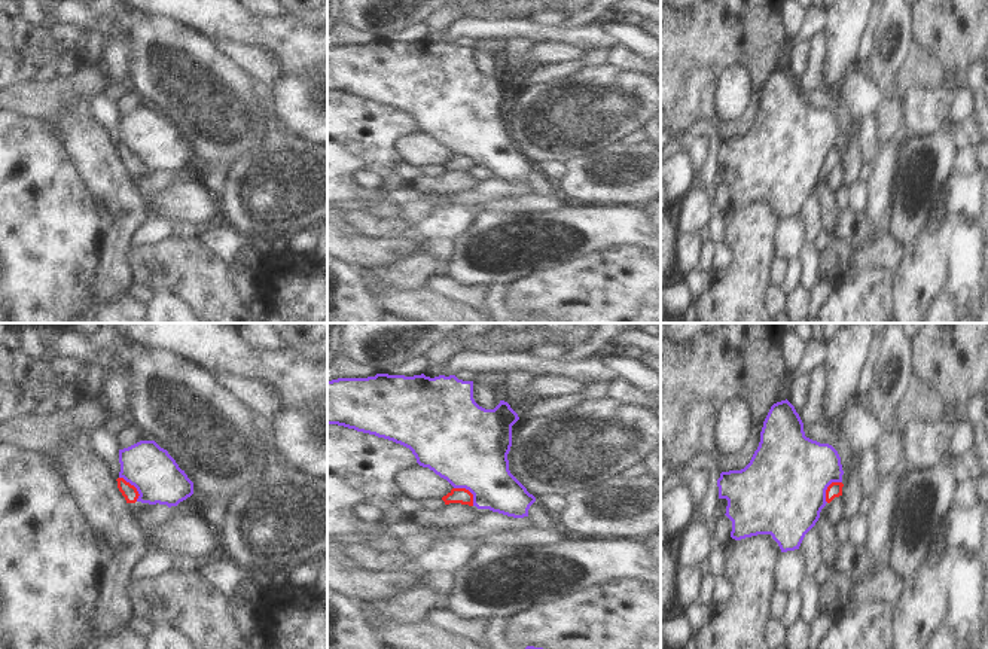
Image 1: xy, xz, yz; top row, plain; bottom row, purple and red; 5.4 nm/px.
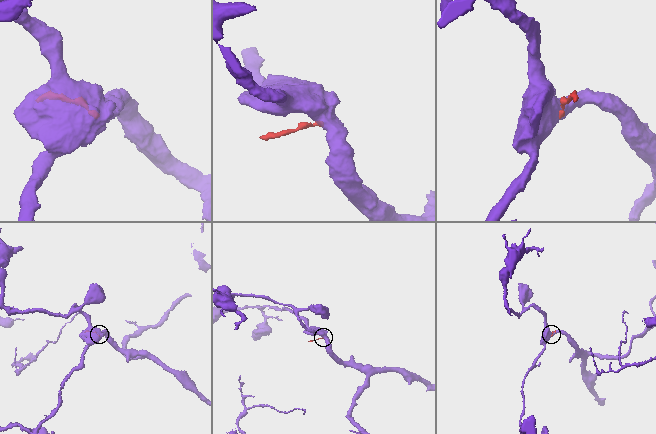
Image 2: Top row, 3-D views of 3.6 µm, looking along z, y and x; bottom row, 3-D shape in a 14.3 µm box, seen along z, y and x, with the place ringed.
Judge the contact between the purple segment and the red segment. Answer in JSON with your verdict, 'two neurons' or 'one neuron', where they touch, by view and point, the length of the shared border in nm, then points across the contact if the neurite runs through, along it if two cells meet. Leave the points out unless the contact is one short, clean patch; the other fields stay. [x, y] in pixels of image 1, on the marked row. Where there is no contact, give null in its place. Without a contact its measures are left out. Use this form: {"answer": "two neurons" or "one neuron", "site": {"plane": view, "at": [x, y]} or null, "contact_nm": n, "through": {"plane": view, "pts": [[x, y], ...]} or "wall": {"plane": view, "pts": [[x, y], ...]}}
{"answer": "two neurons", "site": {"plane": "xy", "at": [134, 486]}, "contact_nm": 170, "wall": {"plane": "xy", "pts": [[119, 477], [136, 488], [137, 500]]}}

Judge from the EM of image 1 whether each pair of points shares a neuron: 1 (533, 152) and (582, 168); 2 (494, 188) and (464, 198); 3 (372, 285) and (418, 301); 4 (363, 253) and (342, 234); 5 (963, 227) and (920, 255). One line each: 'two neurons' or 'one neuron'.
1: two neurons
2: one neuron
3: one neuron
4: one neuron
5: two neurons

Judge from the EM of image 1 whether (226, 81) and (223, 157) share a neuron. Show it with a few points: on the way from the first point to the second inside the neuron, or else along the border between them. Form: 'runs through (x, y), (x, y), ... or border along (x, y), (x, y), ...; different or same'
runs through (217, 100), (217, 137); same

